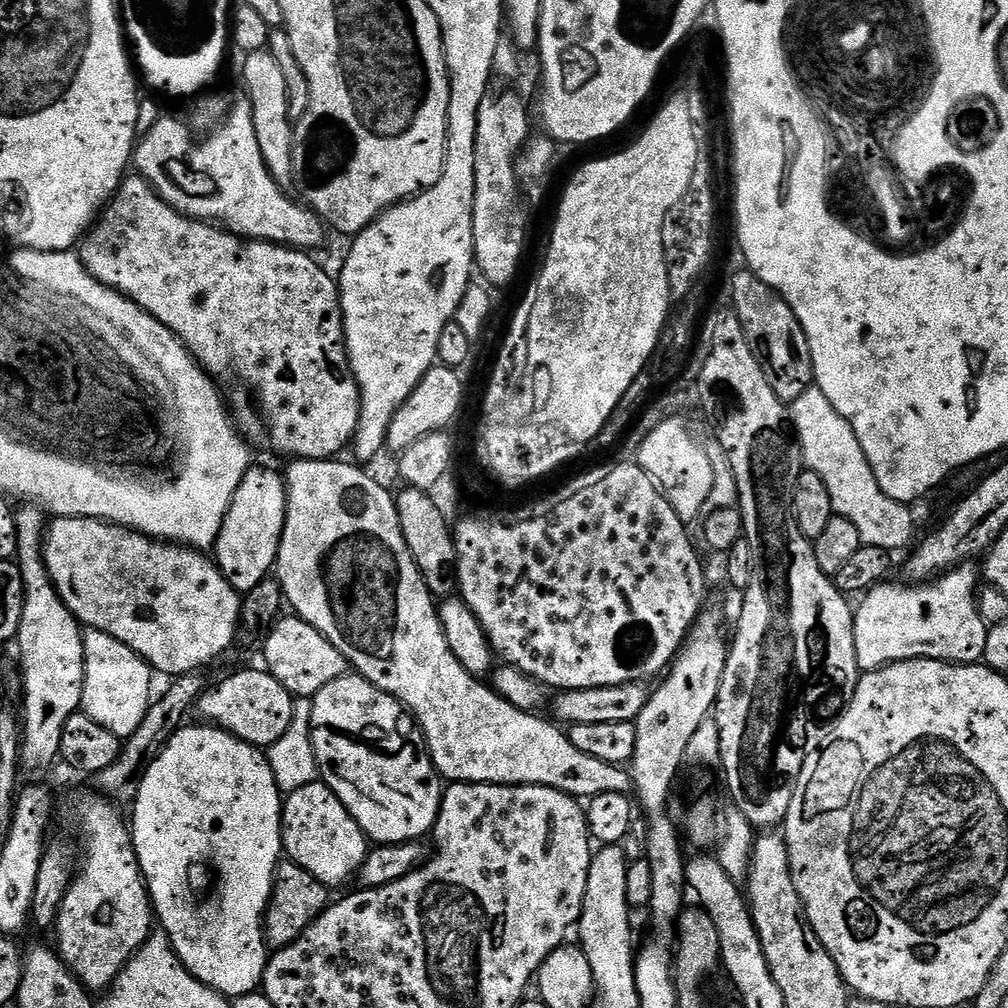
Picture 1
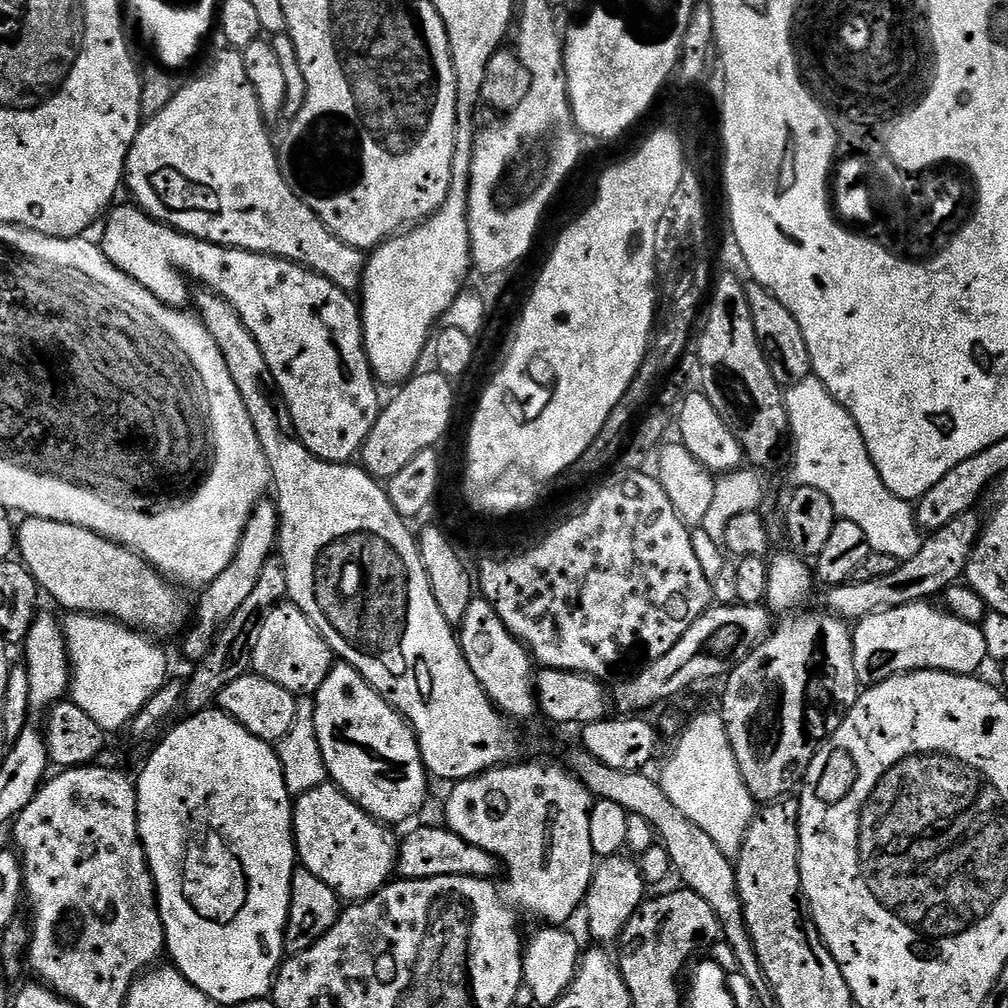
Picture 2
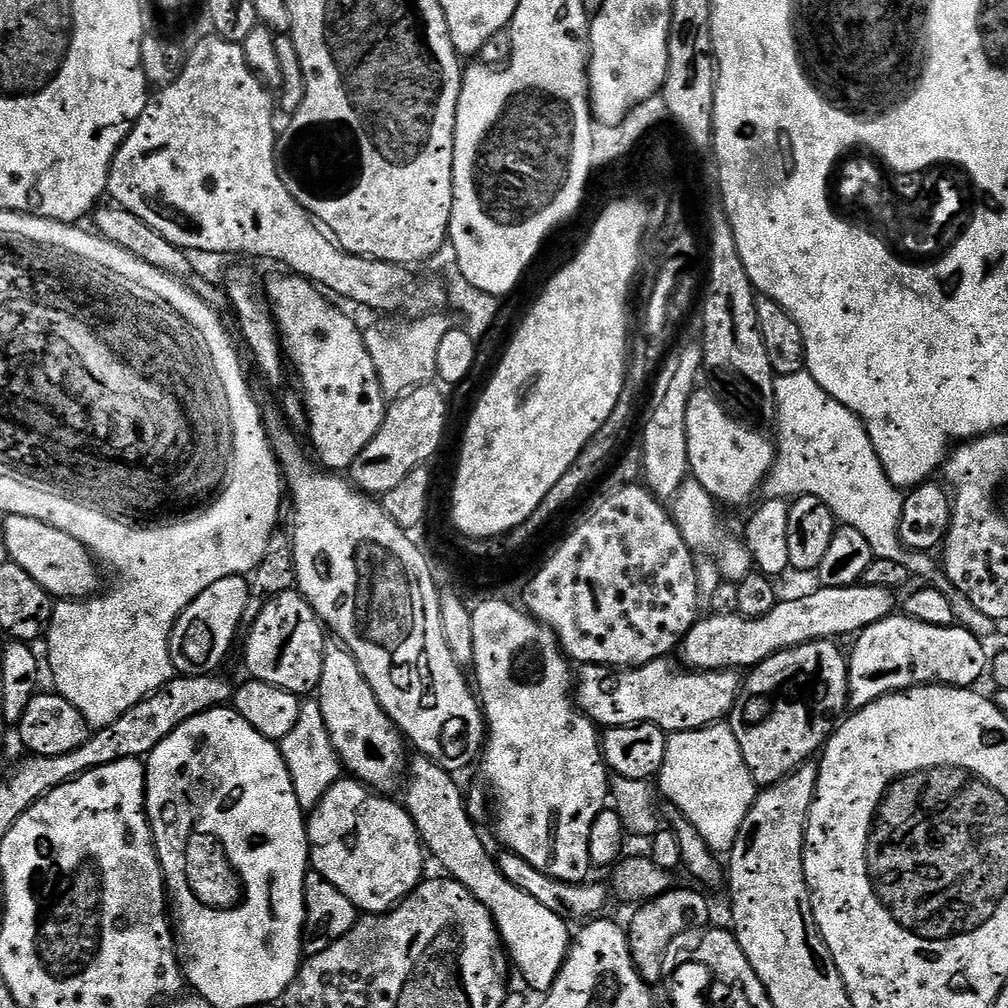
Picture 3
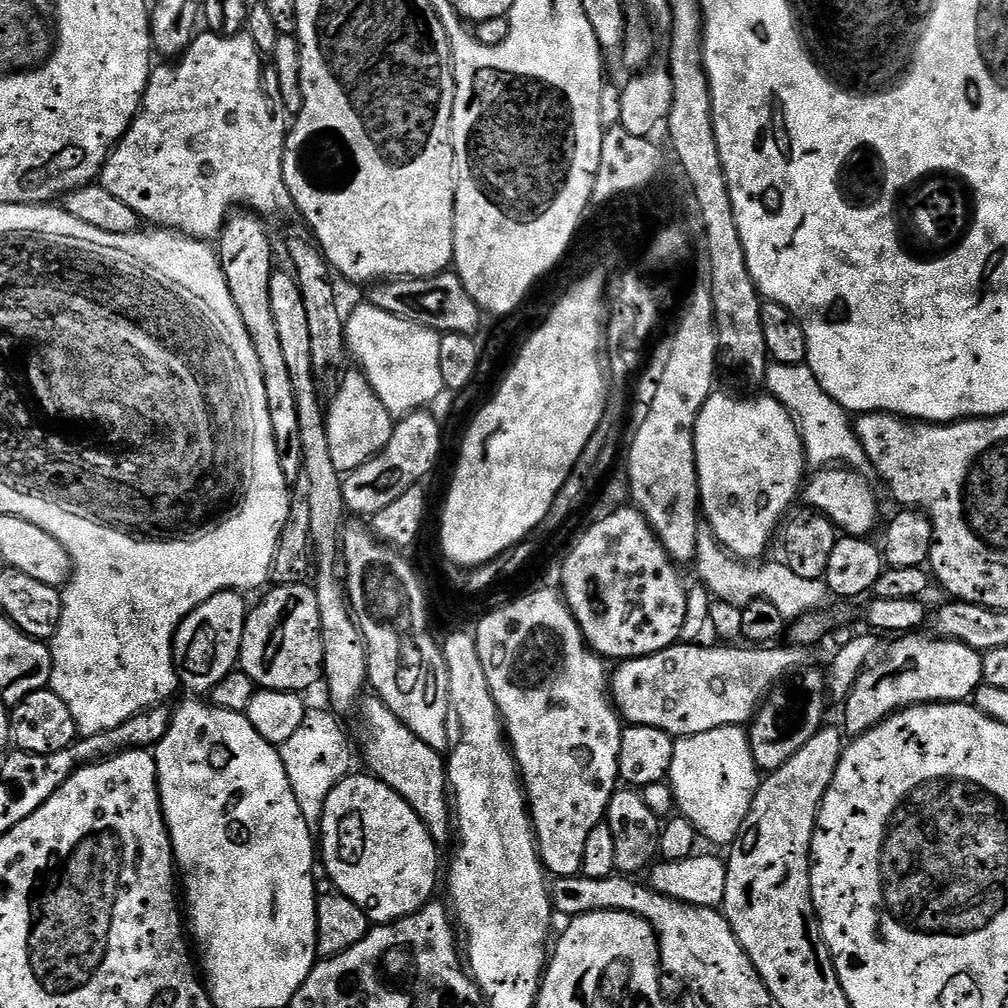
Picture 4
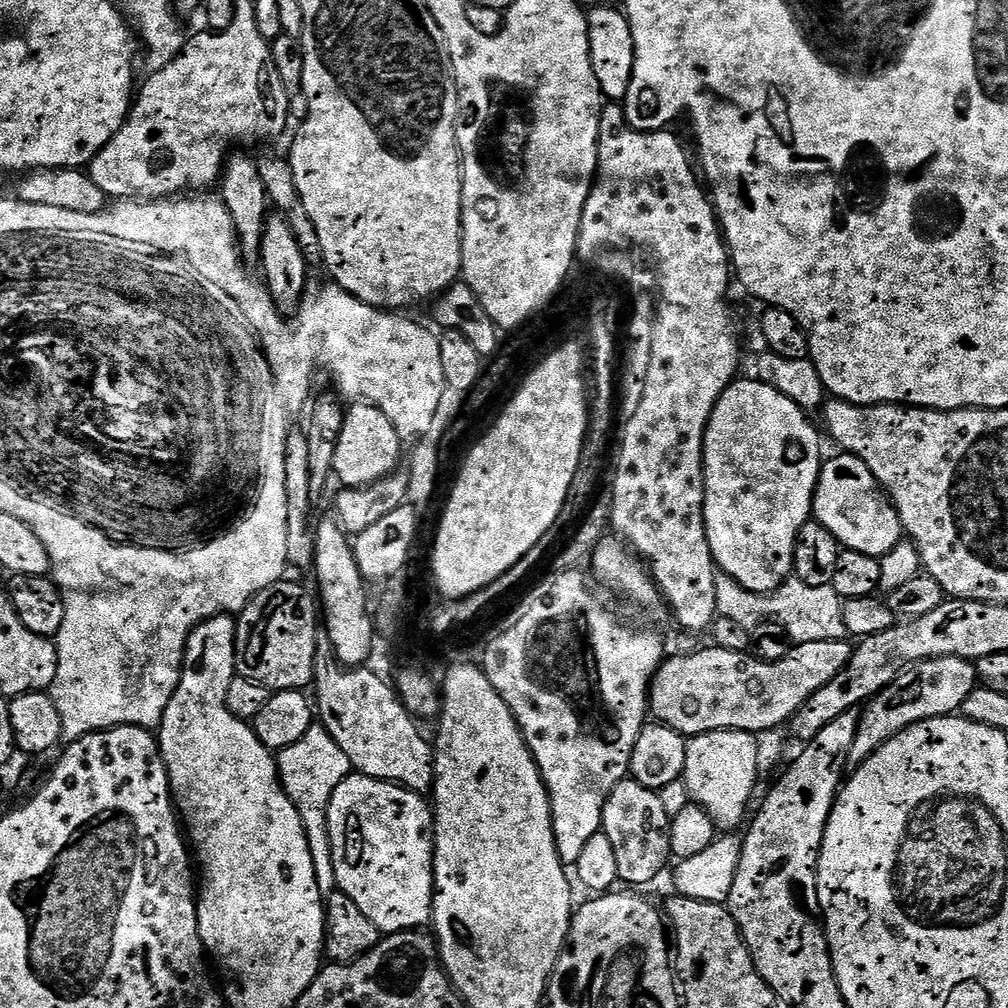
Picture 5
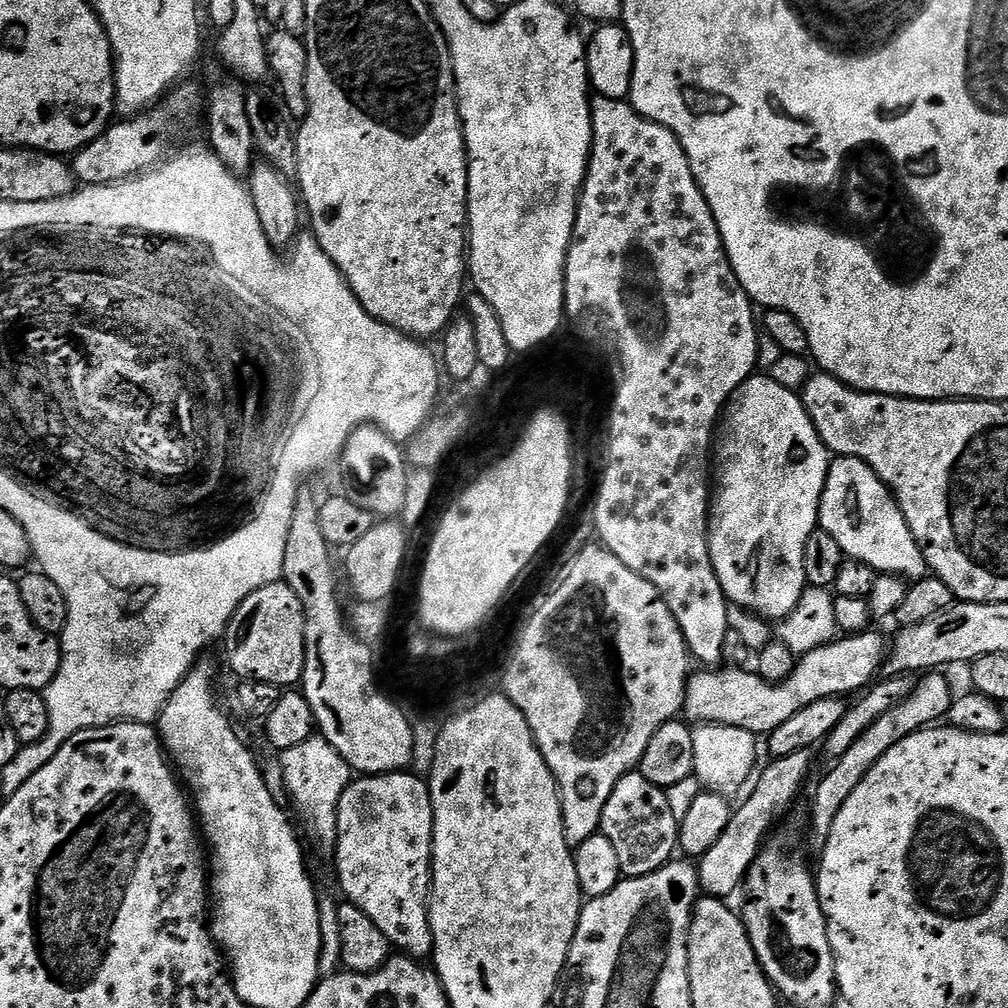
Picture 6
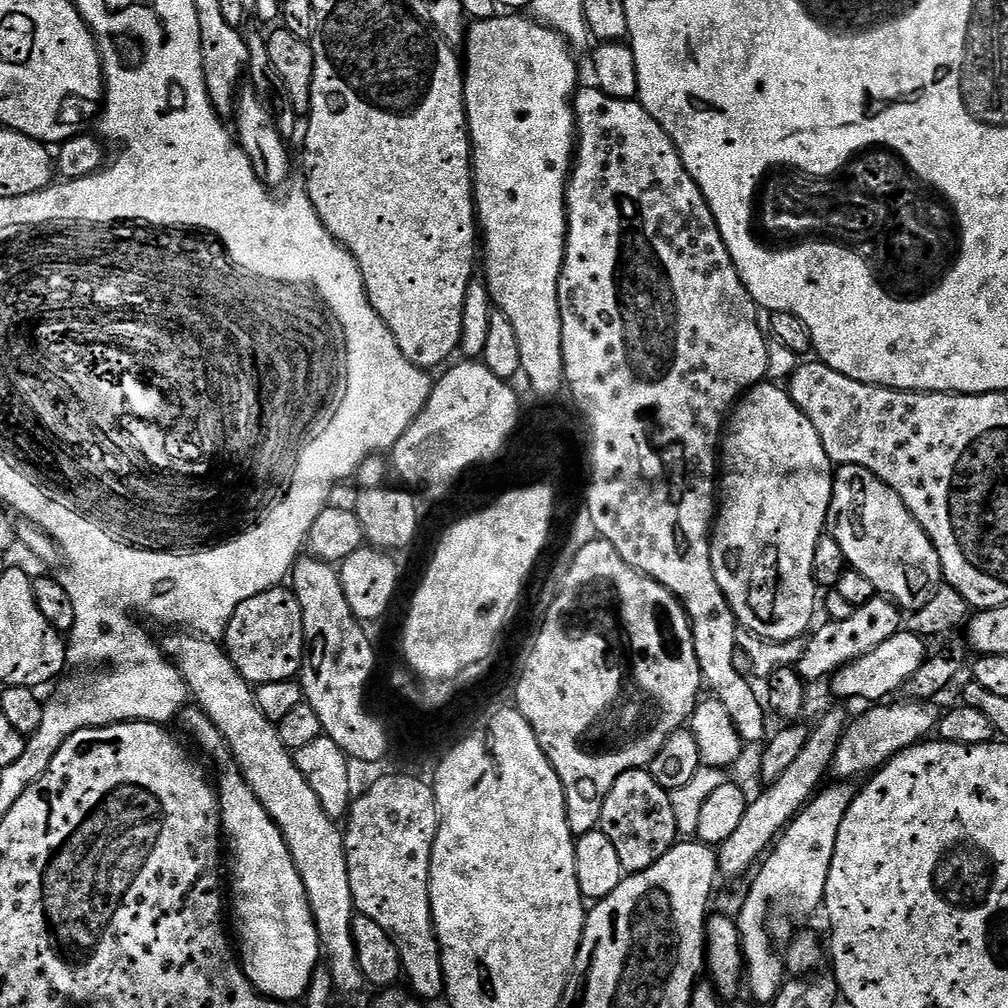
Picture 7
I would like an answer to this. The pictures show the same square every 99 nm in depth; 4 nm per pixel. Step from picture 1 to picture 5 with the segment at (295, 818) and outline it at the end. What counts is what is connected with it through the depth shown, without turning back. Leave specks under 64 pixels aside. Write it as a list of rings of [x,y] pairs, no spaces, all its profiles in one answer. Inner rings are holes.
[[[353,771],[342,782],[338,782],[338,790],[334,790],[334,798],[330,798],[330,810],[328,811],[328,825],[330,826],[330,846],[334,854],[334,874],[336,875],[336,887],[344,892],[352,901],[358,905],[358,910],[378,926],[382,934],[389,932],[410,932],[420,930],[431,921],[432,918],[432,894],[436,891],[432,863],[434,862],[434,850],[436,842],[434,839],[434,808],[428,804],[419,792],[411,792],[400,784],[394,784],[390,780],[379,780],[364,776],[361,772]]]

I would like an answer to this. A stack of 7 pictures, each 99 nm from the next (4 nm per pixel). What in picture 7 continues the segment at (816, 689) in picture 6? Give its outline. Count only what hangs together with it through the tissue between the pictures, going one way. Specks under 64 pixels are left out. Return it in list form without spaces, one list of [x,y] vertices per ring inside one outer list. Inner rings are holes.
[[[907,630],[894,634],[894,638],[886,638],[882,646],[870,650],[870,654],[846,665],[831,677],[830,685],[832,684],[833,694],[841,696],[844,700],[872,700],[868,702],[884,702],[895,697],[892,695],[895,692],[899,693],[904,683],[924,664],[926,659],[924,644],[925,641],[921,637]]]

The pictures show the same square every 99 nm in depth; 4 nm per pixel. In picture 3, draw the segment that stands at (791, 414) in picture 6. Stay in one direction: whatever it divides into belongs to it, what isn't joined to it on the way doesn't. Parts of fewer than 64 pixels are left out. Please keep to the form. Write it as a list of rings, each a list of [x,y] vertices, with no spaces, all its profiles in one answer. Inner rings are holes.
[[[711,391],[693,392],[686,406],[686,442],[691,475],[721,505],[740,508],[755,498],[768,479],[774,459],[774,444],[760,432],[747,428]]]

